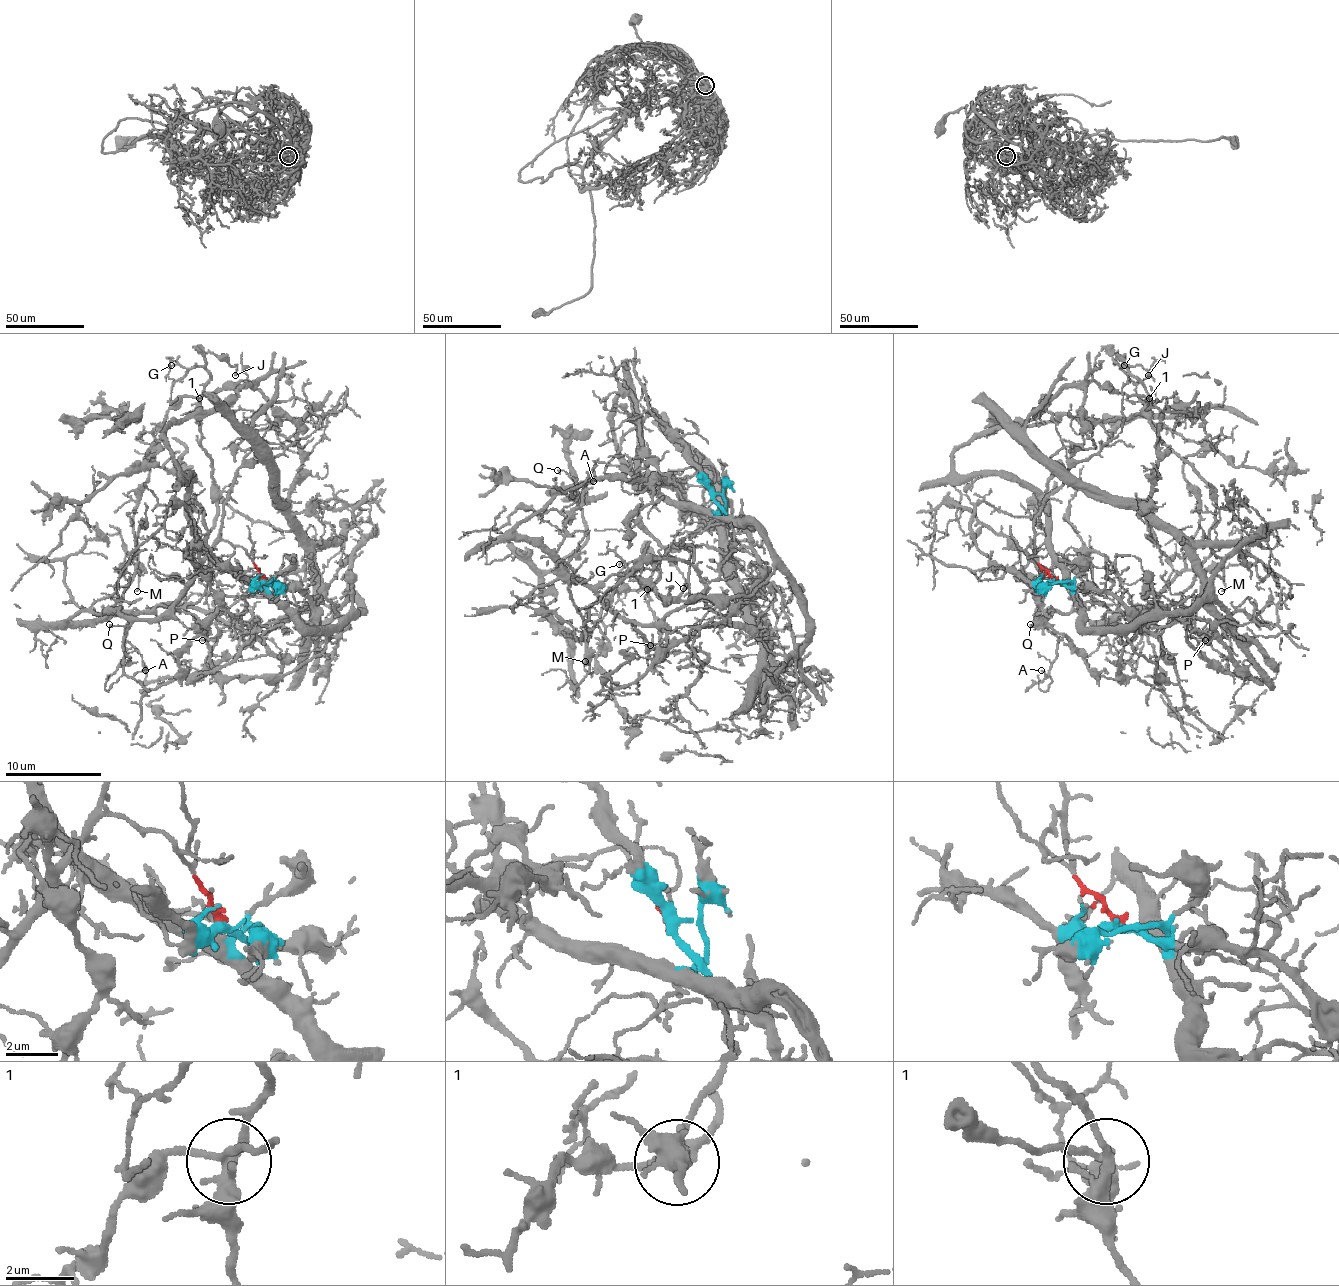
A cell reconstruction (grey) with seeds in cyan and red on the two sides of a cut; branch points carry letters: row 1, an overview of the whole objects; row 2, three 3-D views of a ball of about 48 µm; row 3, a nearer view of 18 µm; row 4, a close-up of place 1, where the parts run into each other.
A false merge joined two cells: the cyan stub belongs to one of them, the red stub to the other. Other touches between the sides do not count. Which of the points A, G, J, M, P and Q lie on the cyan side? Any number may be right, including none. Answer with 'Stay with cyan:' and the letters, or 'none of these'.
Stay with cyan: none of these

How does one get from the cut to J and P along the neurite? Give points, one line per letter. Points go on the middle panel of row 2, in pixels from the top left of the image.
J: (712, 495), (690, 466), (579, 480), (517, 526), (647, 651), (664, 656), (652, 552), (683, 589)
P: (712, 495), (690, 466), (579, 480), (517, 526), (608, 608), (664, 630), (649, 644)

